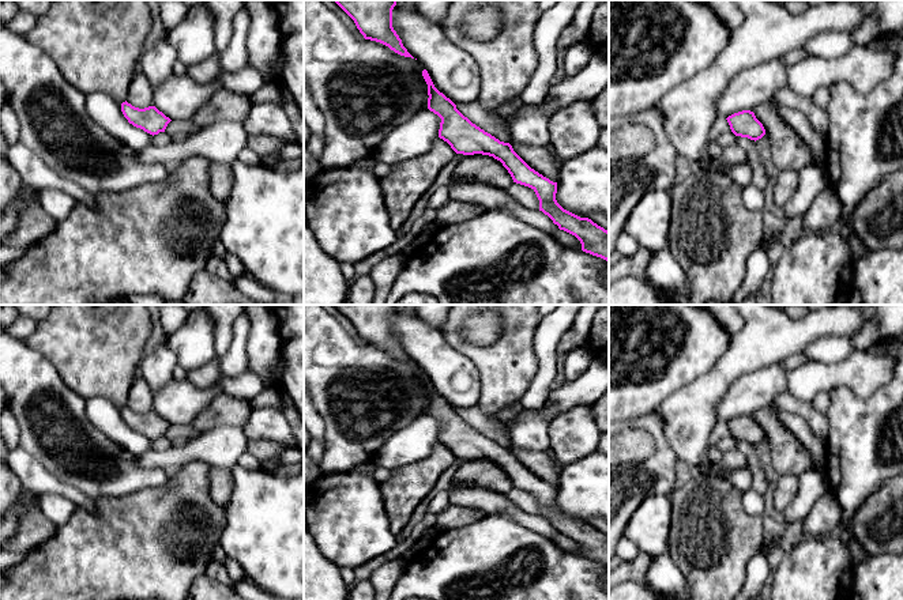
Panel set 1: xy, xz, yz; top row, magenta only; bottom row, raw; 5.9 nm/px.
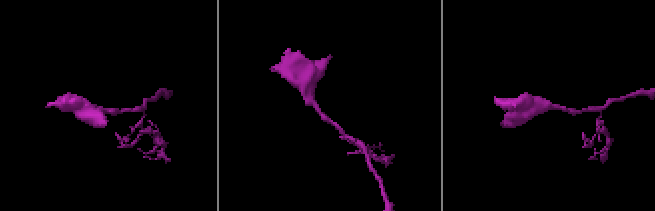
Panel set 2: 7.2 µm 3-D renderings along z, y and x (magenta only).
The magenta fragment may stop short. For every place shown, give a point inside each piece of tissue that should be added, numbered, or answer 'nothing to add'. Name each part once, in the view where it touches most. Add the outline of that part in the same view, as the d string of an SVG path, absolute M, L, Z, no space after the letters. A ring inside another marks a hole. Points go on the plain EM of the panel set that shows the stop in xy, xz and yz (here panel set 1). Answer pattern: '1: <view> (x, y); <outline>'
nothing to add

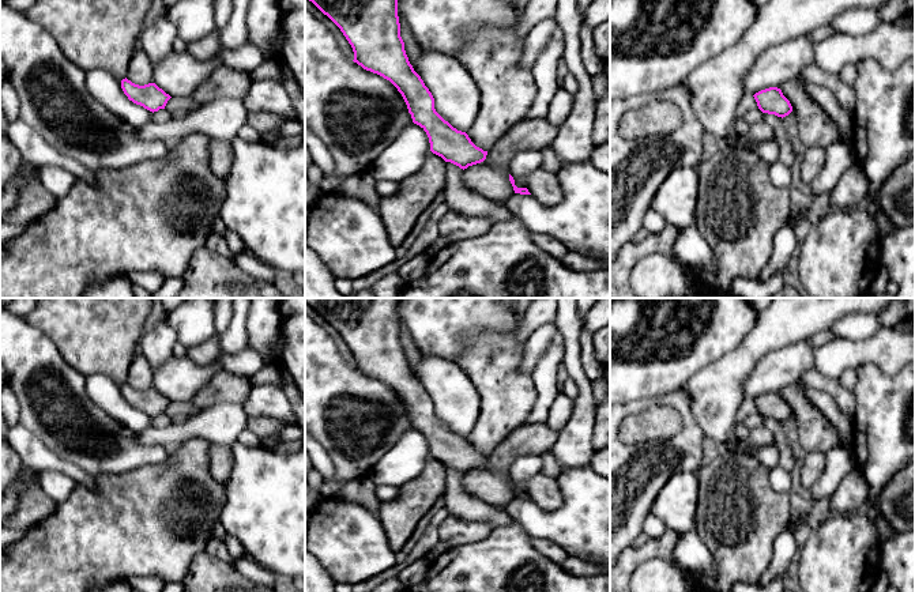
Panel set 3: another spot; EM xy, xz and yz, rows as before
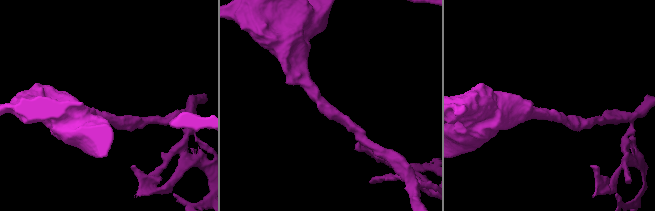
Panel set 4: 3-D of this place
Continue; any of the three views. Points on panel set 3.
nothing to add

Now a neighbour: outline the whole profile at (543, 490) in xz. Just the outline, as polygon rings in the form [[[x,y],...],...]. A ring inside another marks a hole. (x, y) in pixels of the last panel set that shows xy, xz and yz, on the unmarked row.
[[[536,474],[527,483],[527,494],[545,512],[557,512],[562,506],[562,494],[556,478]]]

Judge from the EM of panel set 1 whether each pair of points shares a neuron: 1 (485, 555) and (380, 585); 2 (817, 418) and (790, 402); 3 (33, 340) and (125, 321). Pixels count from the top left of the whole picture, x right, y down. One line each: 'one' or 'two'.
1: two
2: one
3: one

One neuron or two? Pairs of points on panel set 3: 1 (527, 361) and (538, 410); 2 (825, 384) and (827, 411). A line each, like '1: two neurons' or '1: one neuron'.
1: two neurons
2: two neurons

